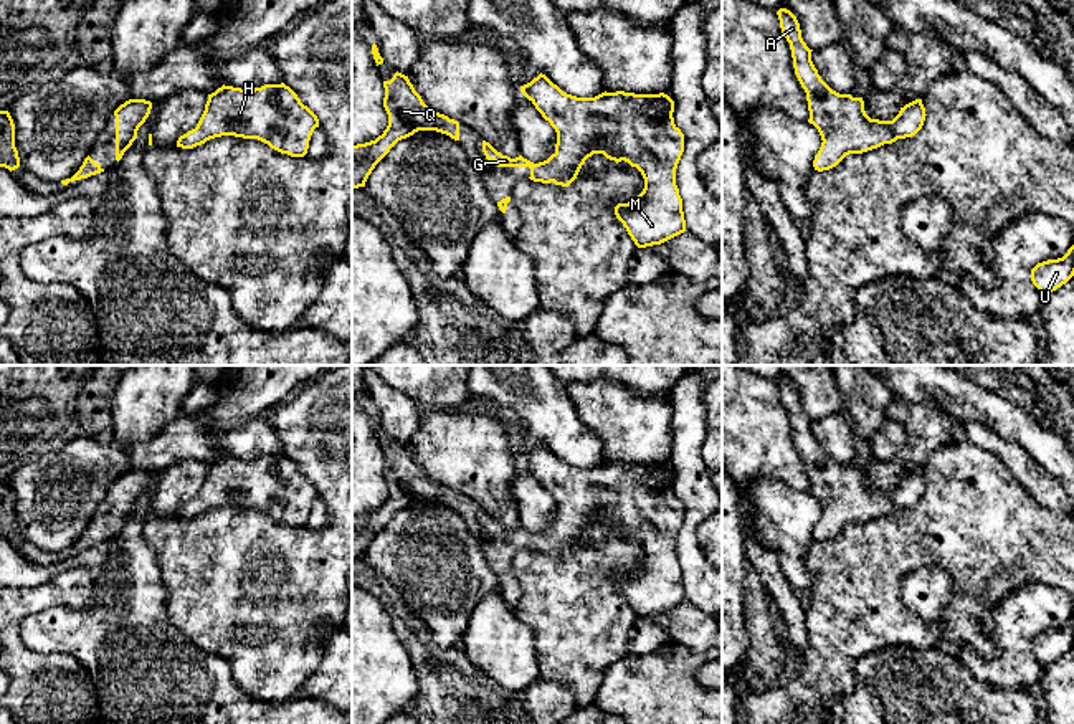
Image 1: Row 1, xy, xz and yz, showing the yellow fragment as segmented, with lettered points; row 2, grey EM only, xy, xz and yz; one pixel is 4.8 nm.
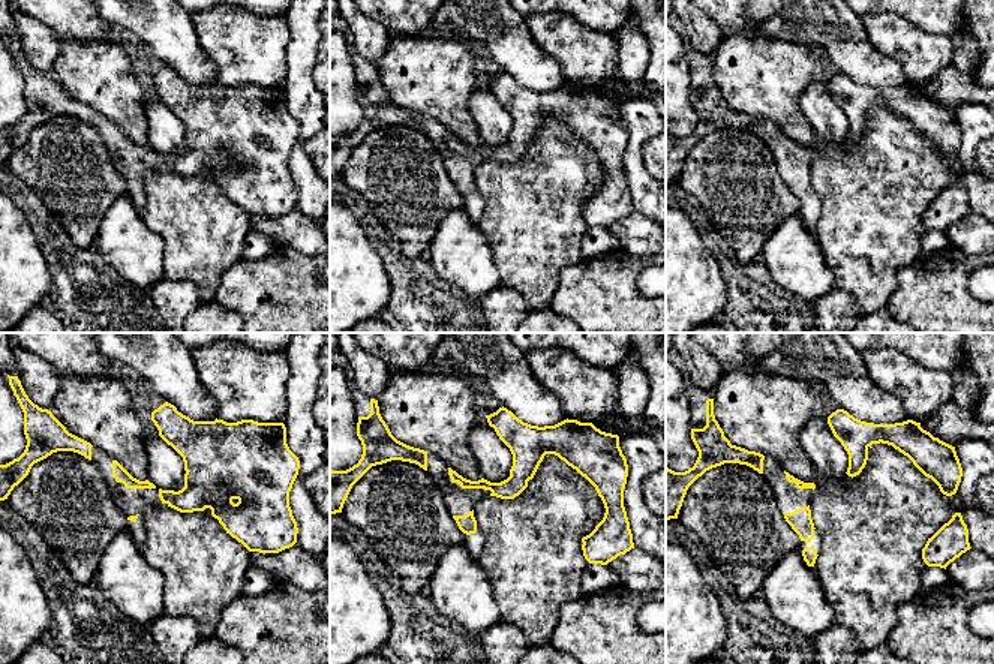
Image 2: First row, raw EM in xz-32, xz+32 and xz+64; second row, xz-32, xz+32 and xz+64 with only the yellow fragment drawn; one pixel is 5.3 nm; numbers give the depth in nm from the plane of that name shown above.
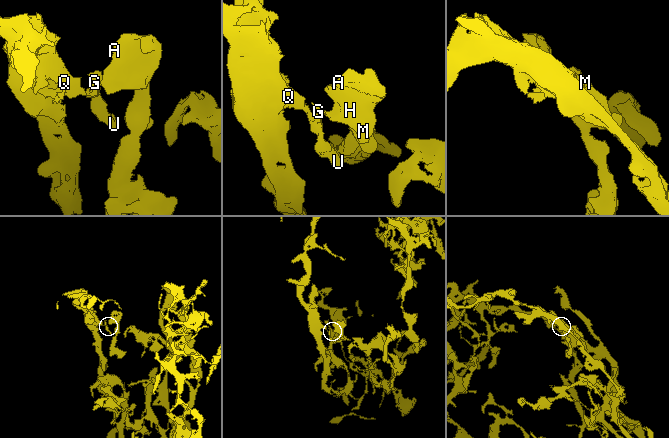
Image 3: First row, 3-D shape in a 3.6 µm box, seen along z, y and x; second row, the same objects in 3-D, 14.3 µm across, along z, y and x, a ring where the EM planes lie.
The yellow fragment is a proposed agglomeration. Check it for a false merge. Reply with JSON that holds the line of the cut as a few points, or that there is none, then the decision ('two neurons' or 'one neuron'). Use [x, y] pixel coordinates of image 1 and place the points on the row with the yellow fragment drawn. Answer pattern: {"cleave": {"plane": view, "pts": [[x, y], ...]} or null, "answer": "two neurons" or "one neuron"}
{"cleave": null, "answer": "one neuron"}

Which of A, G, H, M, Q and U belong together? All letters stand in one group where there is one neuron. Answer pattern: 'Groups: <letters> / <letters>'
Groups: A G H M Q U

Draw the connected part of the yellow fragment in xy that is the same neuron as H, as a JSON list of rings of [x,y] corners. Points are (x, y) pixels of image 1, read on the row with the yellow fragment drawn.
[[[284,83],[254,89],[223,84],[208,94],[197,127],[180,136],[177,147],[193,149],[215,137],[235,136],[258,139],[291,157],[304,157],[316,127],[317,116]]]

